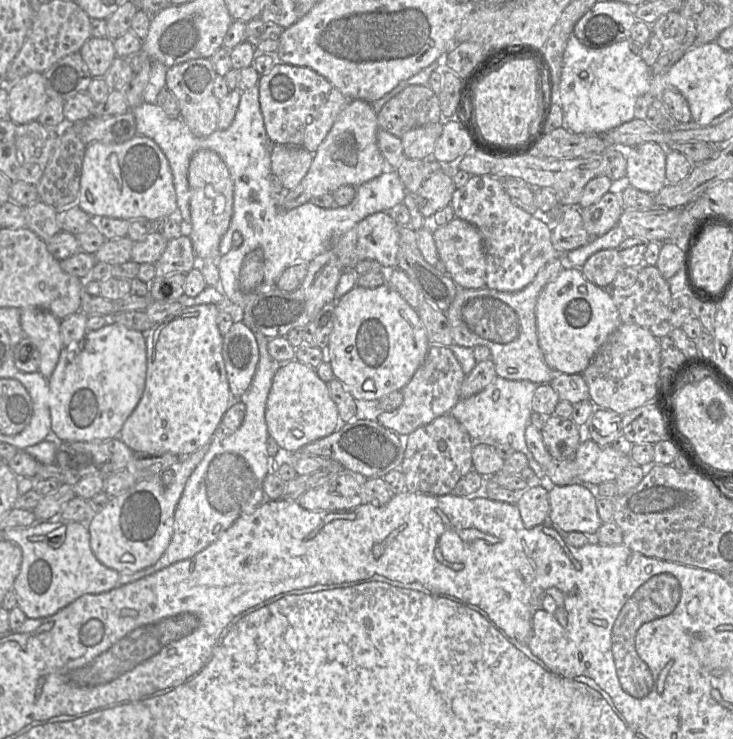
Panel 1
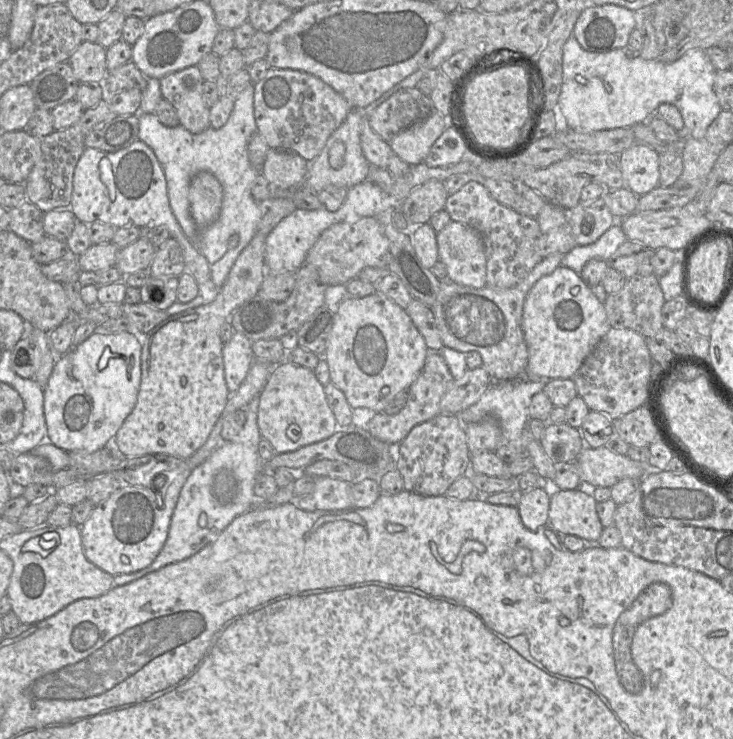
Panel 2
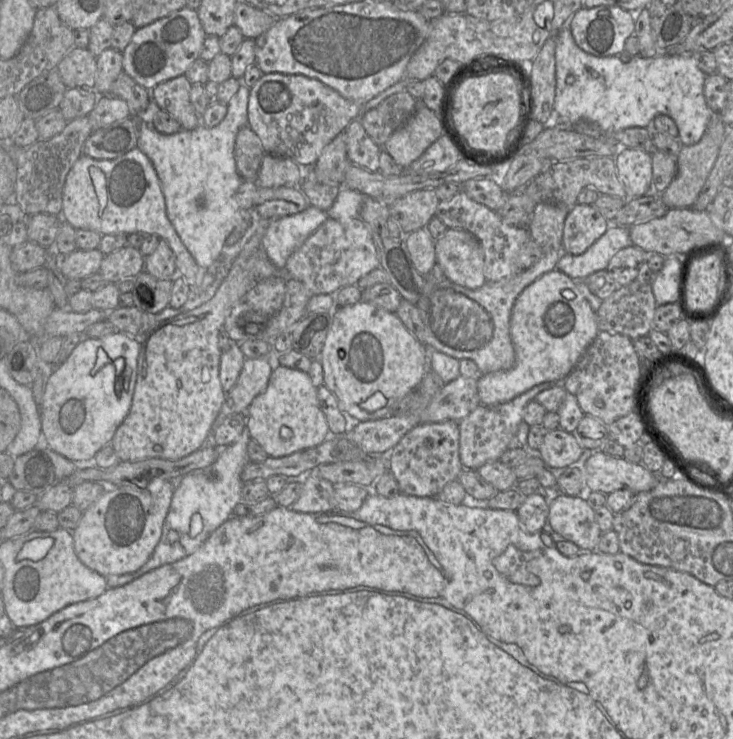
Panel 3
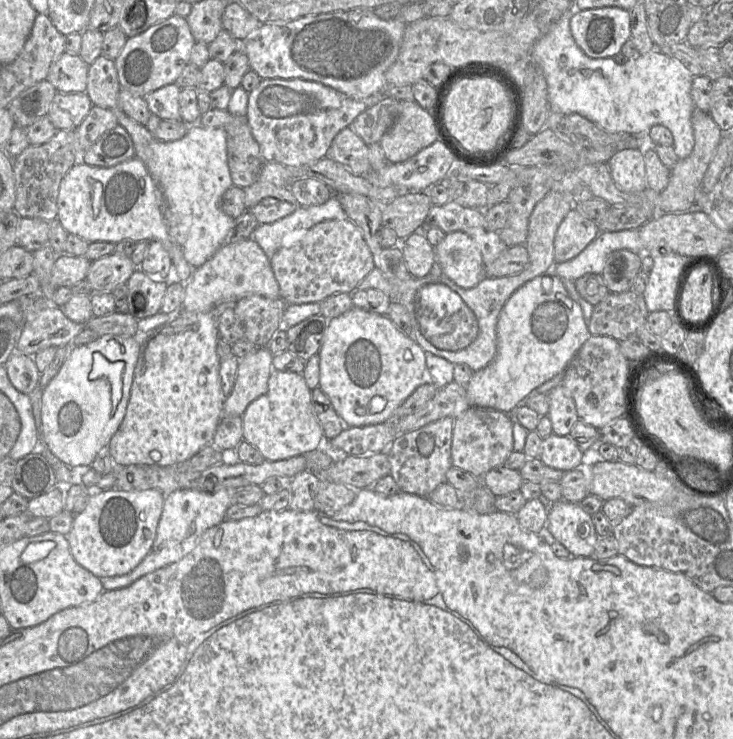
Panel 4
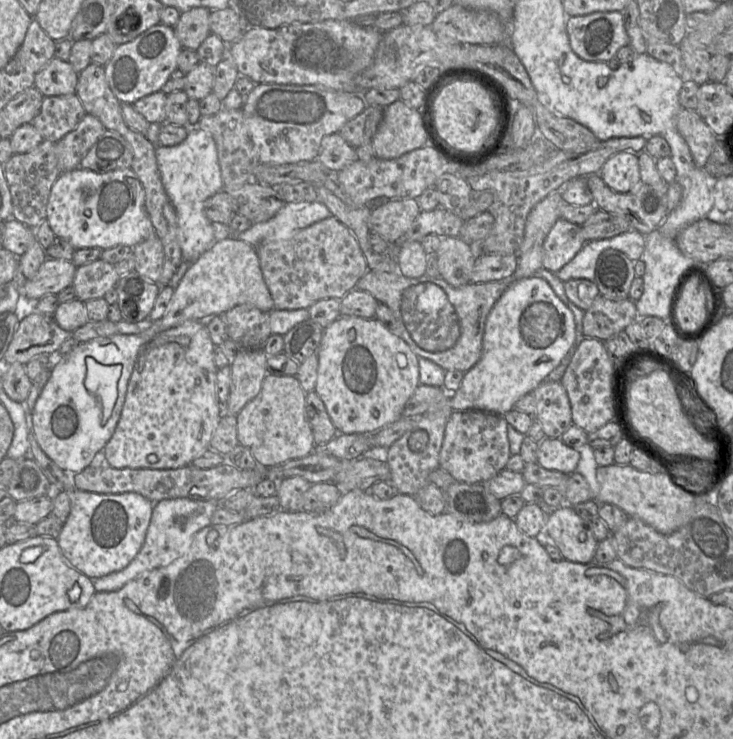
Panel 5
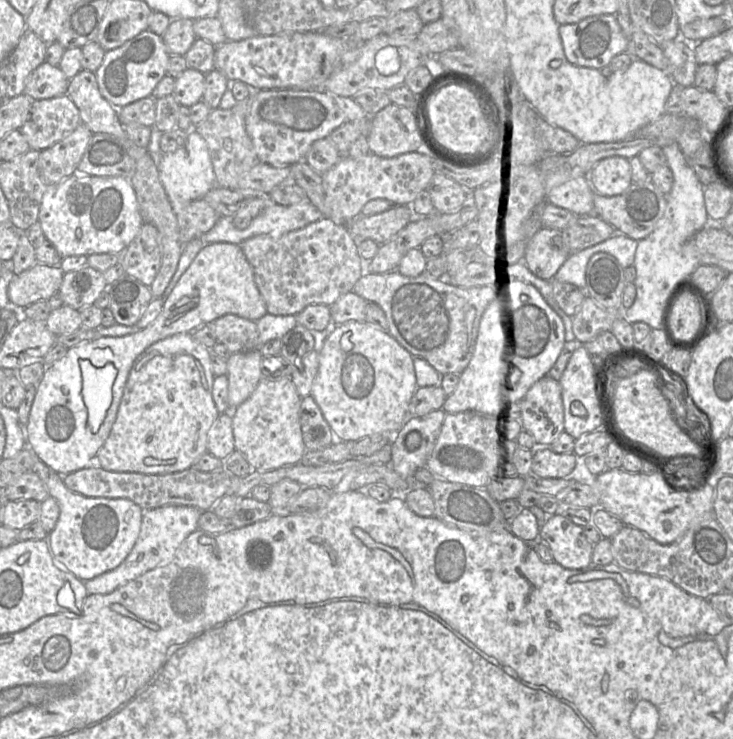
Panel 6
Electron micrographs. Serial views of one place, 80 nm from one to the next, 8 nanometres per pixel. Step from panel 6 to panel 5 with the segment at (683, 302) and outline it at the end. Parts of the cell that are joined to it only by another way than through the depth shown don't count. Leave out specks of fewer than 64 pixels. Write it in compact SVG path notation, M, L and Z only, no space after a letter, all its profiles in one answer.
M695 276L685 285L677 303L674 323L680 334L684 336L696 333L705 318L705 290Z

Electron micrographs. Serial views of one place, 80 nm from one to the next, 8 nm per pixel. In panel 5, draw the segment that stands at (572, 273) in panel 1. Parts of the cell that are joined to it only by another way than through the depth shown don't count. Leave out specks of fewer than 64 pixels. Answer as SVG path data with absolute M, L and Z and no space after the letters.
M535 276L514 282L503 292L487 316L481 357L464 373L460 387L450 393L452 410L480 410L505 415L521 397L545 380L576 342L573 312L555 294L548 282Z

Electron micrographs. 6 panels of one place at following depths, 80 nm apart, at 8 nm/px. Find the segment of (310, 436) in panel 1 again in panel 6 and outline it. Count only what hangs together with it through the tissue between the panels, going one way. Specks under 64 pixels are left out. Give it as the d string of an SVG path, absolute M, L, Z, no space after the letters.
M262 377L251 396L228 411L233 419L235 449L245 456L253 471L269 471L300 463L307 451L300 423L301 401L291 377L280 380Z

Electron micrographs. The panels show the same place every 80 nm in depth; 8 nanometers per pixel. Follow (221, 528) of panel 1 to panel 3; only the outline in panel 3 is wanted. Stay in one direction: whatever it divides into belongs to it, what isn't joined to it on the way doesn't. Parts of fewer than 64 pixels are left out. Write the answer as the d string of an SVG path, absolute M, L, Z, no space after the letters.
M245 426L234 443L218 449L217 458L210 467L194 470L176 483L170 508L163 524L162 535L152 555L135 572L107 576L108 588L123 586L156 568L191 555L233 515L234 508L241 501L243 487L241 473L245 465L249 463L247 446L250 440L249 430Z

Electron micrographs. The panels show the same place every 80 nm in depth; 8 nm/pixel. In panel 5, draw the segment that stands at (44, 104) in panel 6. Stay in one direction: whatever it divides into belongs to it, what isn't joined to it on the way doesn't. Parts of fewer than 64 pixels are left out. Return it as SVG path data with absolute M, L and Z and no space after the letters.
M73 95L44 97L38 114L30 122L44 140L57 142L74 130L85 109L79 98Z

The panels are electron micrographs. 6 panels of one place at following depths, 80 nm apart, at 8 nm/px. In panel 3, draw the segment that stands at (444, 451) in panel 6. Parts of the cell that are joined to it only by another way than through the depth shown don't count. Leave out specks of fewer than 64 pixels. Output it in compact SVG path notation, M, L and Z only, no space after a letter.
M480 404L458 422L460 431L459 452L464 469L477 470L488 462L497 461L515 443L515 435L506 427L496 407Z

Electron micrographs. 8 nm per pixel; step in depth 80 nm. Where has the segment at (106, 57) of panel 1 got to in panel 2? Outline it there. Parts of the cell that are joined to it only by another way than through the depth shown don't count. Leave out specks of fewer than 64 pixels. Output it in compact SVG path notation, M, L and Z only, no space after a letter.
M98 42L83 43L74 51L67 62L80 84L103 83L108 74L106 66L107 49Z

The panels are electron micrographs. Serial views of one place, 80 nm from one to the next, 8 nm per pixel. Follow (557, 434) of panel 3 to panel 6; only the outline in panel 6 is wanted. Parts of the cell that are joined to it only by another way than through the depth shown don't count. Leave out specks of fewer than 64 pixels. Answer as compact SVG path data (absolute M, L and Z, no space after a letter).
M537 447L532 473L541 478L565 478L571 477L575 467L574 453L559 454L550 447Z

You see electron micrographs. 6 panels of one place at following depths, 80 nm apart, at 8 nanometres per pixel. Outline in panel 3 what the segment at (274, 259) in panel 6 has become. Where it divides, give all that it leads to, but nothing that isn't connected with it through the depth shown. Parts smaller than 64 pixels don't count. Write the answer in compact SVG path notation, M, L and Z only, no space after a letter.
M357 217L355 219L347 221L338 221L334 219L326 220L309 236L309 238L303 243L303 245L289 257L285 265L285 268L280 270L284 270L284 274L286 274L287 279L299 280L305 285L306 289L308 290L311 296L316 296L320 294L334 295L338 290L340 290L343 287L356 285L362 277L364 277L365 275L367 275L372 270L378 267L380 267L380 260L375 243L372 238L371 230L369 226L360 217Z

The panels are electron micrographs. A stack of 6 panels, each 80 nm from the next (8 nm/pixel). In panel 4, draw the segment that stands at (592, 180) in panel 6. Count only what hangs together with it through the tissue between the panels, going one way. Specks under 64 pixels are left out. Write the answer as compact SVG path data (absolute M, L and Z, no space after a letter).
M638 148L616 151L607 162L614 184L623 192L647 188L643 152Z

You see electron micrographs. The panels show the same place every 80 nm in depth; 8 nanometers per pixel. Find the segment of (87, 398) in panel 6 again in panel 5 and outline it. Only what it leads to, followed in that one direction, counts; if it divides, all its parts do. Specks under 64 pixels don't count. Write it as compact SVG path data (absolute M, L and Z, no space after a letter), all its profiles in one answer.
M87 357L86 368L85 388L100 400L103 410L102 420L105 424L111 416L117 400L117 384L121 376L122 366L120 364L103 365L93 357Z

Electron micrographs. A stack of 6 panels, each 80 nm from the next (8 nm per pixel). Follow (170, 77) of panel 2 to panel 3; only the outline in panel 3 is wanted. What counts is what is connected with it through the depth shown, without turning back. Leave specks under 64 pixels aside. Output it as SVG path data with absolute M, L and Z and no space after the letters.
M183 74L161 82L150 90L150 100L176 119L184 130L192 130L201 125L201 116L195 112L190 101L192 85Z

